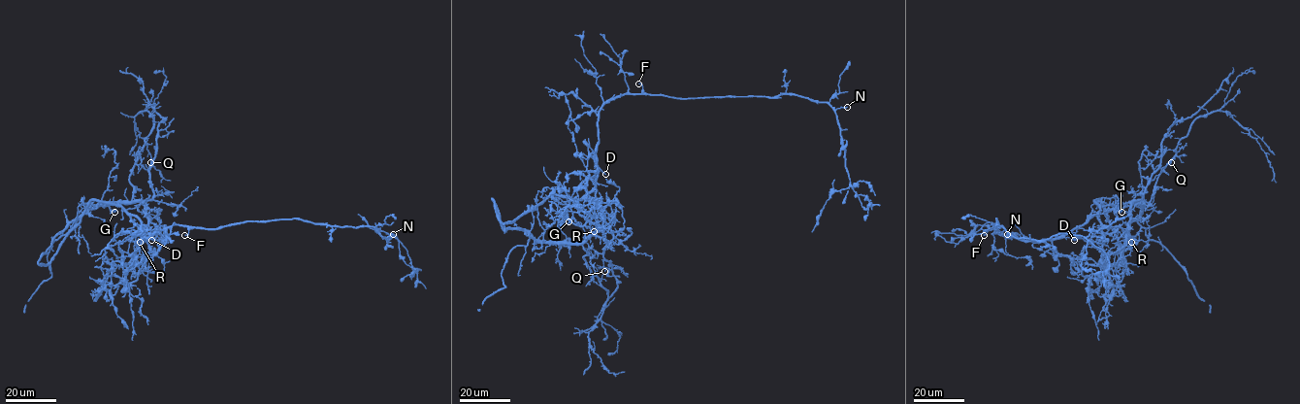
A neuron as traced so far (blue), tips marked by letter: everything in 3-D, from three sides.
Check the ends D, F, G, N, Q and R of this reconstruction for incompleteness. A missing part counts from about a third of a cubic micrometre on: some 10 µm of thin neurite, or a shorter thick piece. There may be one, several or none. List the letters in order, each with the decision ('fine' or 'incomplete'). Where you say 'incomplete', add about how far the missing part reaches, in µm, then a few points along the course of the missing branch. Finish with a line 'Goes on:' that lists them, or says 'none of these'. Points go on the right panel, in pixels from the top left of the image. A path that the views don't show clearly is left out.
D: fine
F: fine
G: fine
N: incomplete | 9 µm
Q: fine
R: fine
Goes on: N

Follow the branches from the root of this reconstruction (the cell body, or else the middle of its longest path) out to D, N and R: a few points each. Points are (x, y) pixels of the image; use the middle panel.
D: (598, 130), (596, 161), (605, 174)
N: (598, 130), (599, 109), (625, 94), (681, 98), (778, 97), (794, 94), (827, 102), (834, 109), (847, 107)
R: (598, 130), (596, 185), (585, 197), (599, 203), (603, 223), (594, 231)

